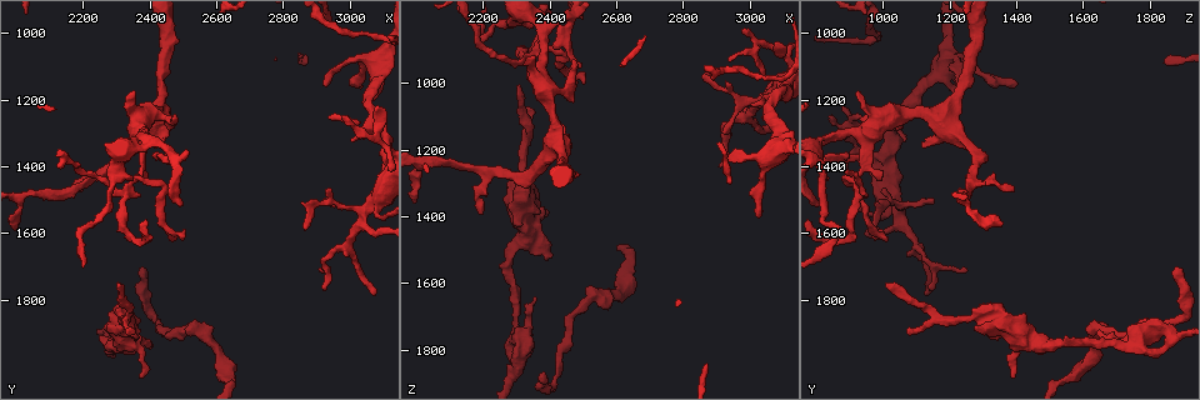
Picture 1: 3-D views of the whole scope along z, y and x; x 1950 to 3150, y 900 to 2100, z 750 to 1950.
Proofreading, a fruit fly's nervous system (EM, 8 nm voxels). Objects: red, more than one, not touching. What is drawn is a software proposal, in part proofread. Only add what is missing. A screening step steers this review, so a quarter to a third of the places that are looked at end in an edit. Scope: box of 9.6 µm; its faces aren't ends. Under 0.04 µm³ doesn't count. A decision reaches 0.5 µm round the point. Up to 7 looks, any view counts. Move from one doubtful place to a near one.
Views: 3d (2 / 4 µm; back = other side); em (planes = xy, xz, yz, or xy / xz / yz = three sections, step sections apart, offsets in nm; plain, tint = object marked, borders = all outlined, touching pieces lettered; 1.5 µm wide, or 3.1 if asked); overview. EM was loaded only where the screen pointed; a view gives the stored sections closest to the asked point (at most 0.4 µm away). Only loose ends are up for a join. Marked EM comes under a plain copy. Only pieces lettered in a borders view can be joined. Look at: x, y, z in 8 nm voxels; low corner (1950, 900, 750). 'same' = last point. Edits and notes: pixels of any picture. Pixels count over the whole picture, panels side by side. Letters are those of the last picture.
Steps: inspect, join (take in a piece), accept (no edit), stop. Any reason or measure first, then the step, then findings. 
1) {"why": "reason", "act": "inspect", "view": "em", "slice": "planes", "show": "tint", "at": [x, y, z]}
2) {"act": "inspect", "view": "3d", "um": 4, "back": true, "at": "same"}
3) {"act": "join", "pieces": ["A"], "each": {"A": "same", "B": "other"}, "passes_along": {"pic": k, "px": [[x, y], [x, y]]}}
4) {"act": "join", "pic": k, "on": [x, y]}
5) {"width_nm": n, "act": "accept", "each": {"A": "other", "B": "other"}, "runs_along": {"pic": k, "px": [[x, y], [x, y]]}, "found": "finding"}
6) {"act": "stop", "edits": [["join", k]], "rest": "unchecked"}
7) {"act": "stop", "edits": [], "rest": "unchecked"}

{"why": "thick end", "act": "inspect", "view": "em", "slice": "planes", "show": "borders", "at": [2300, 1810, 1290]}

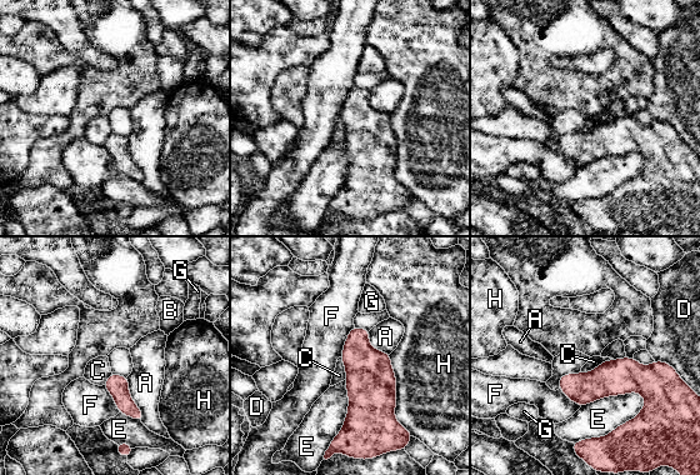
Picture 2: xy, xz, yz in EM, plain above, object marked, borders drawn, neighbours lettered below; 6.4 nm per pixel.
{"act": "accept", "each": {"A": "other", "B": "other", "C": "other", "D": "other", "E": "other", "F": "other", "G": "other", "H": "other"}, "runs_along": {"pic": 2, "px": [[664, 365], [650, 378], [561, 384]]}, "found": "no lettered piece goes on from it"}

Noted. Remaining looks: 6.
{"why": "an open end", "act": "inspect", "view": "3d", "um": 4, "back": true, "at": [2910, 1710, 1250]}

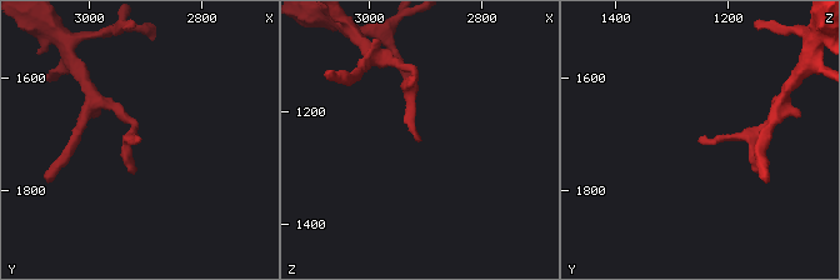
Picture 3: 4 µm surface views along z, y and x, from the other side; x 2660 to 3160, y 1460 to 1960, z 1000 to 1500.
{"act": "inspect", "view": "em", "slice": "yz", "step": 8, "show": "borders", "at": [2915, 1705, 1250]}

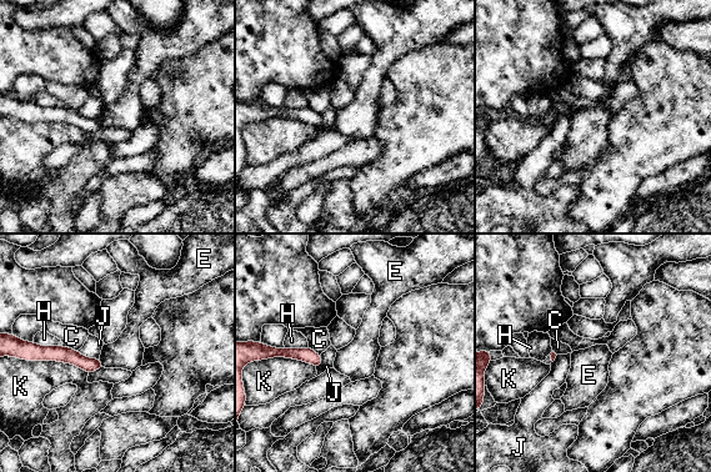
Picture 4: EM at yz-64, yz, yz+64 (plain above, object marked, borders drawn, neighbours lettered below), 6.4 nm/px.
{"why": "another direction", "act": "inspect", "view": "em", "slice": "planes", "show": "borders", "at": "same"}

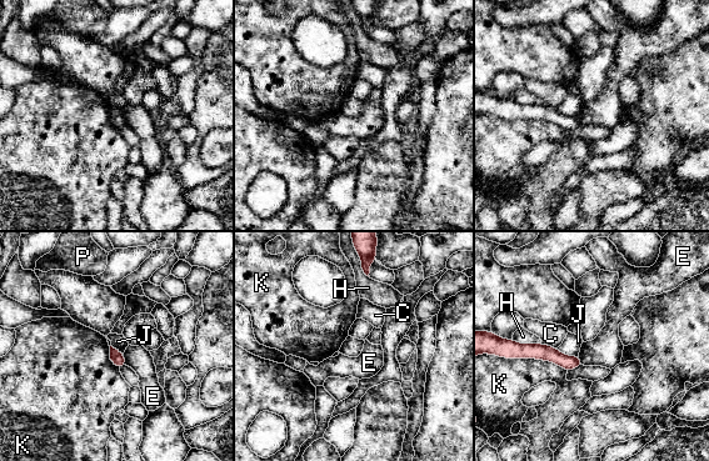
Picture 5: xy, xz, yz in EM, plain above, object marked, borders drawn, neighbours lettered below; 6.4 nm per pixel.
{"act": "accept", "each": {"C": "other", "E": "other", "H": "other", "J": "other", "K": "other", "P": "other"}, "found": "none of them fits"}

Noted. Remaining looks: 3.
{"why": "end of a long branch", "act": "inspect", "view": "3d", "um": 2, "at": [2370, 1700, 1880]}

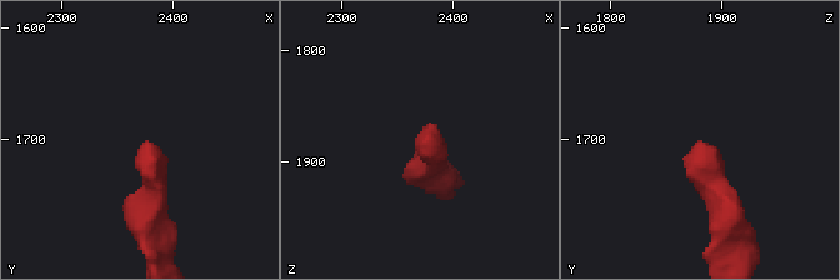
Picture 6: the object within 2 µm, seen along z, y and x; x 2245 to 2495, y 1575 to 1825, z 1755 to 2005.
{"why": "shape alone is not enough", "act": "inspect", "view": "em", "slice": "xz", "step": 8, "show": "borders", "at": [2378, 1702, 1882]}

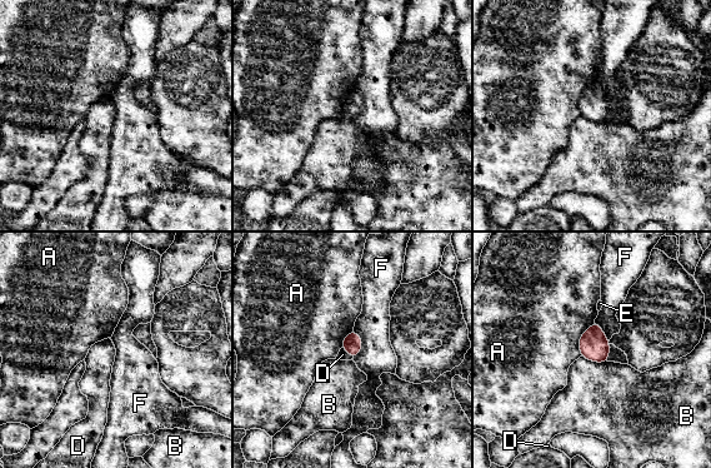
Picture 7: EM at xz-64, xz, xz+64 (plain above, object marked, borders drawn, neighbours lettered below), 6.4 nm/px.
{"act": "accept", "each": {"A": "other", "B": "other", "D": "other", "E": "other", "F": "other"}, "border": {"pic": 7, "px": [[354, 329], [361, 350], [353, 359]]}, "found": "no lettered piece goes on from it"}

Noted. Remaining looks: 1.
{"act": "stop", "edits": [], "rest": "unchecked"}

